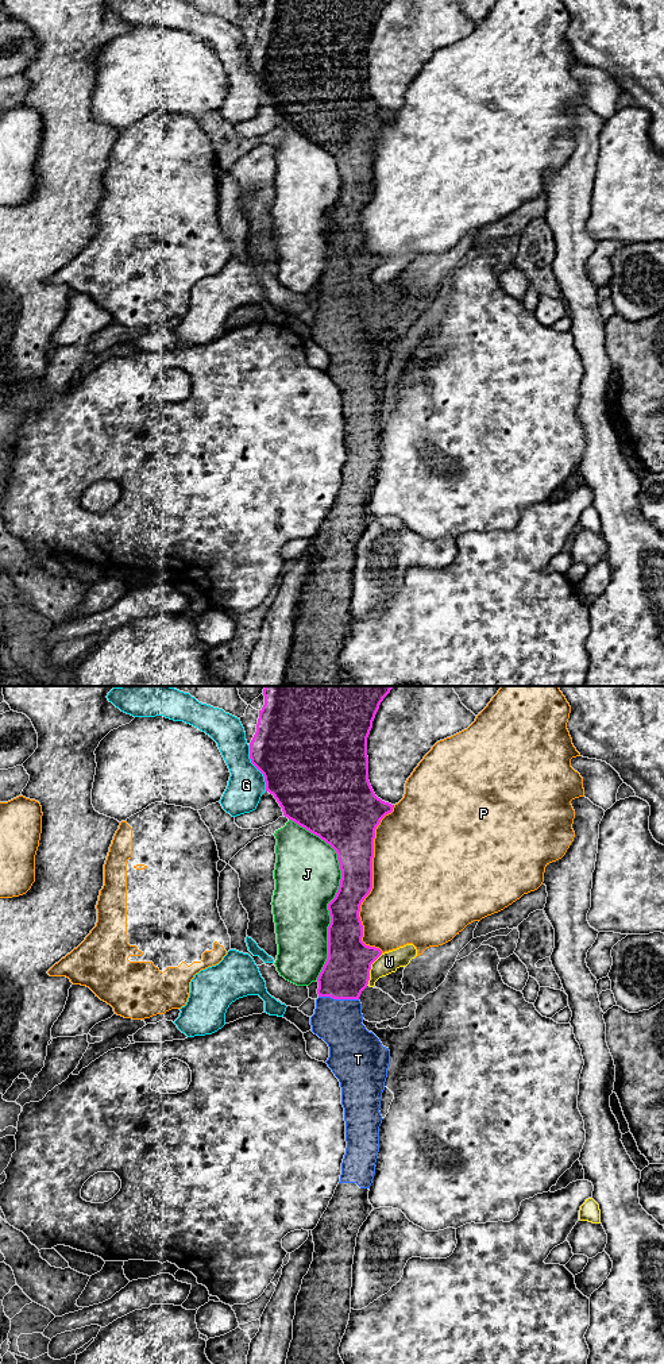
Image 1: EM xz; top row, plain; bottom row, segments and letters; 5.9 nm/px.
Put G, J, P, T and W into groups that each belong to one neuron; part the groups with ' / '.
G / J W / P / T

